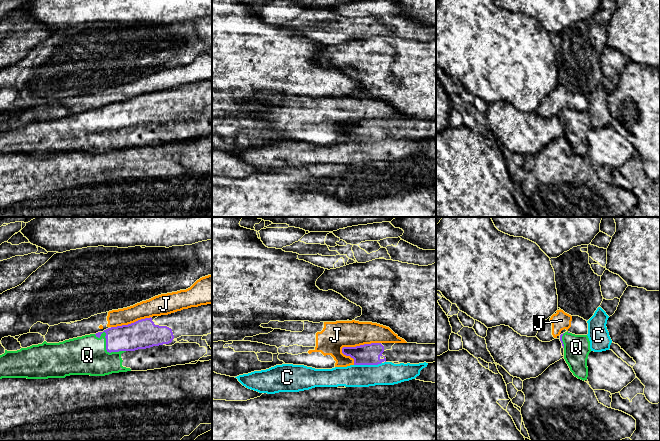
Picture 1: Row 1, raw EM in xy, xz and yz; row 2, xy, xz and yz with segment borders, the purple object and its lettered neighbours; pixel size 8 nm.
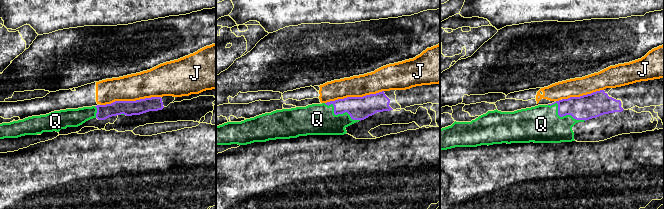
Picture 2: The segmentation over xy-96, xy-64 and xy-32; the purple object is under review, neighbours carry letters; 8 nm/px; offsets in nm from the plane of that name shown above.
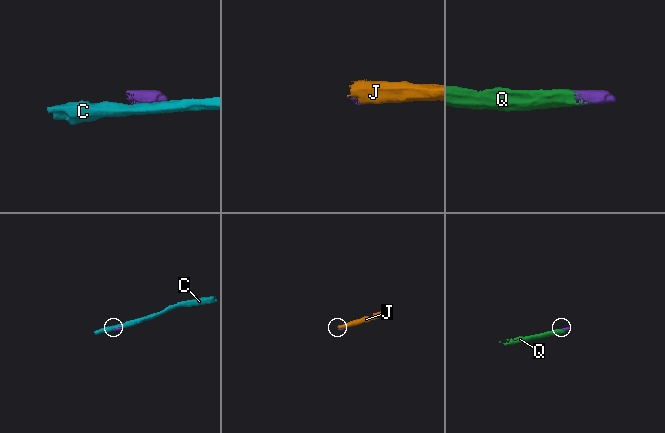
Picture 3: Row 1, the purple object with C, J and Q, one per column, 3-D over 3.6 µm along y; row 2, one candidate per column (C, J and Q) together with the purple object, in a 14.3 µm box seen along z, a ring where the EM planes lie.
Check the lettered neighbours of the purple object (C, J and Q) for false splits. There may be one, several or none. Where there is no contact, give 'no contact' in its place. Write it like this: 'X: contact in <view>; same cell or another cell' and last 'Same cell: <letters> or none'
C: contact in xz; another cell
J: contact in xz; another cell
Q: contact in xy; same cell
Same cell: Q

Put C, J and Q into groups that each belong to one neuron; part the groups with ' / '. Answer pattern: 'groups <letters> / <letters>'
groups C / J / Q

